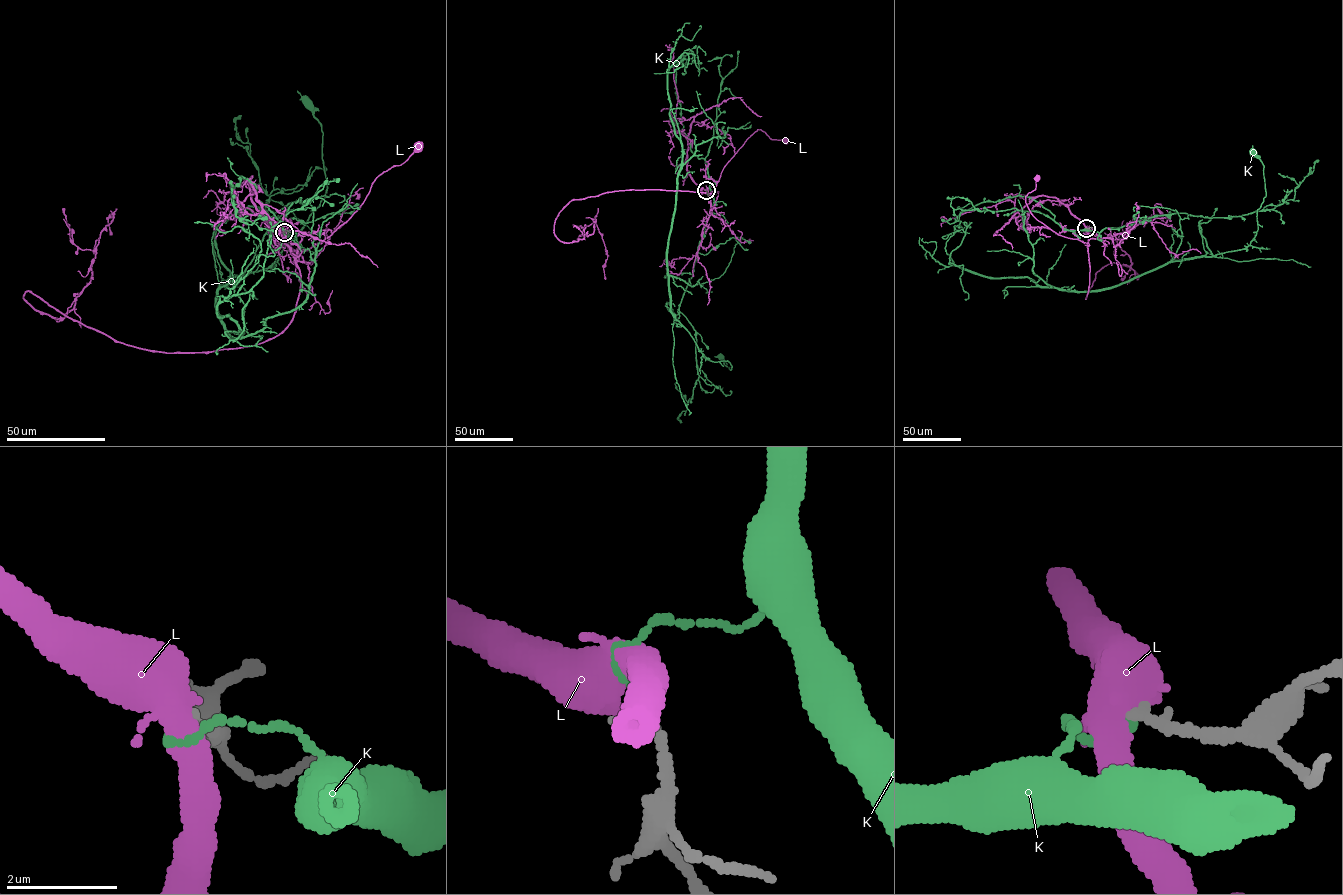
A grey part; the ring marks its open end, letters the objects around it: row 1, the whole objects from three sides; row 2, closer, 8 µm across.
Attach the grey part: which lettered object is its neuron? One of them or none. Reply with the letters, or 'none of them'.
none of them

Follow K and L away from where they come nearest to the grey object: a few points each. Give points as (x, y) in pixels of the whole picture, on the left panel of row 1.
K: (284, 232), (295, 239), (255, 206), (221, 222), (230, 278), (270, 267), (324, 197), (321, 124), (308, 104)
L: (284, 232), (284, 242), (296, 257), (320, 243), (358, 208), (376, 178), (403, 163), (417, 146)

